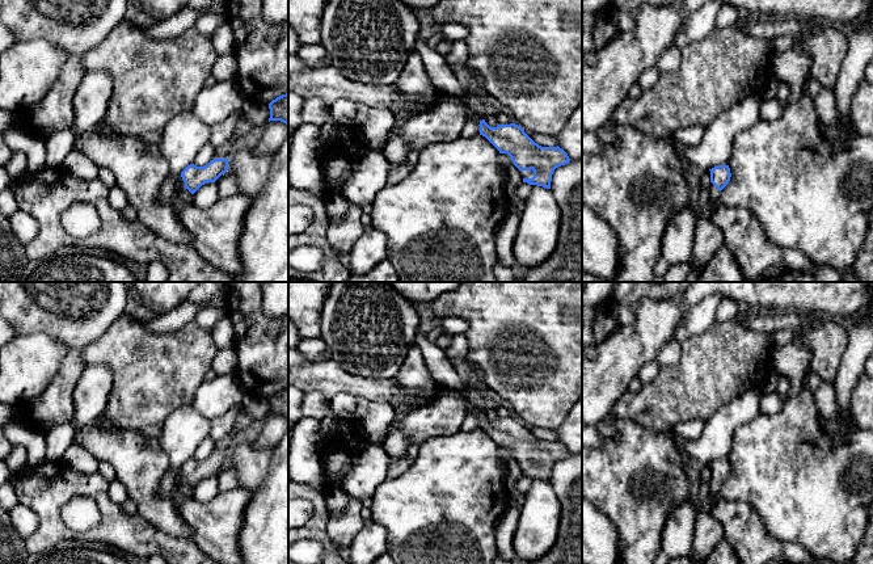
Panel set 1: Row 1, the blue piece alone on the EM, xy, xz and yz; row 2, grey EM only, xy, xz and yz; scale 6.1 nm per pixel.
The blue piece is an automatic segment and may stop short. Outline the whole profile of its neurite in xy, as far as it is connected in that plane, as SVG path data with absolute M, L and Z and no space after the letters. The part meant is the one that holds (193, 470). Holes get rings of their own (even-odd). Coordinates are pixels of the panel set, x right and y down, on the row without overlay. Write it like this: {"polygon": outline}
{"polygon": "M214 453L204 460L187 459L174 475L176 485L187 483L194 488L206 476L215 476L228 463L228 453Z"}

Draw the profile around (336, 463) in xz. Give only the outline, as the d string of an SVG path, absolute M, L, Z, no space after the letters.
M334 449L322 454L322 471L328 475L329 488L340 488L351 468L351 454L342 449Z

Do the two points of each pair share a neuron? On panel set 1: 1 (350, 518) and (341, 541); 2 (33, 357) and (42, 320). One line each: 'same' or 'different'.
1: same
2: different

